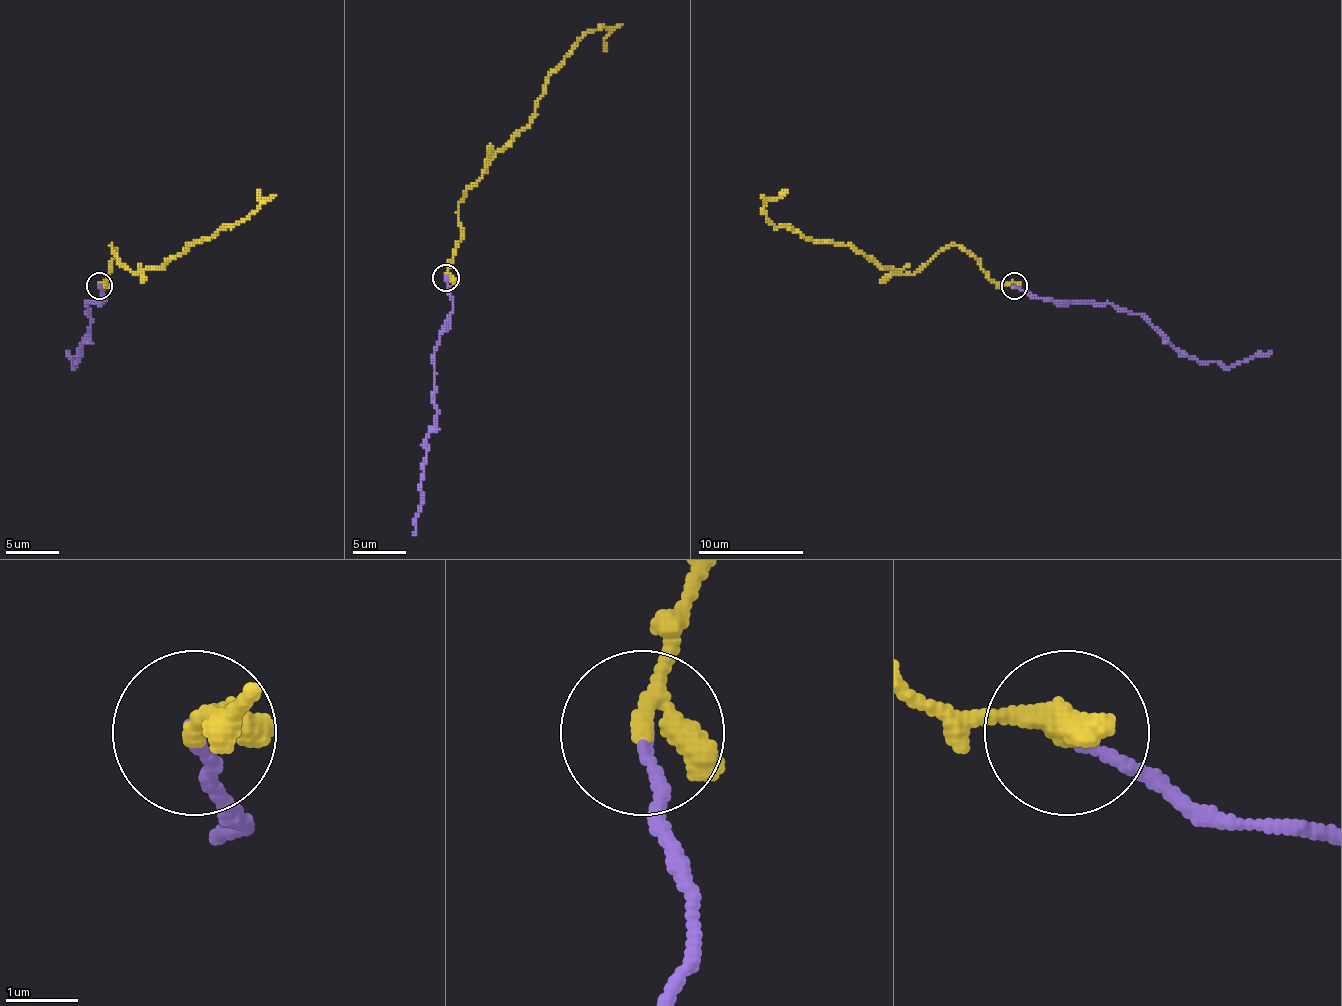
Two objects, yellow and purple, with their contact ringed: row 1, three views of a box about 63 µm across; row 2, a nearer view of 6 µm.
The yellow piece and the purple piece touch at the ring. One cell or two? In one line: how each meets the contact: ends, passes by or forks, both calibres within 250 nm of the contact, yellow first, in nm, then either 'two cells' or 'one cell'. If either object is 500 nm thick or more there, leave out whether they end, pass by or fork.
yellow passes by | purple ends | 280/160 nm | one cell

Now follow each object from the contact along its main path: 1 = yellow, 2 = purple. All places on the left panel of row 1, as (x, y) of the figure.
1: (98, 285), (114, 258), (111, 245), (135, 274), (159, 269), (220, 227), (249, 216), (262, 200), (260, 190)
2: (98, 285), (106, 298), (88, 301), (90, 335), (80, 346), (74, 367), (69, 351)

